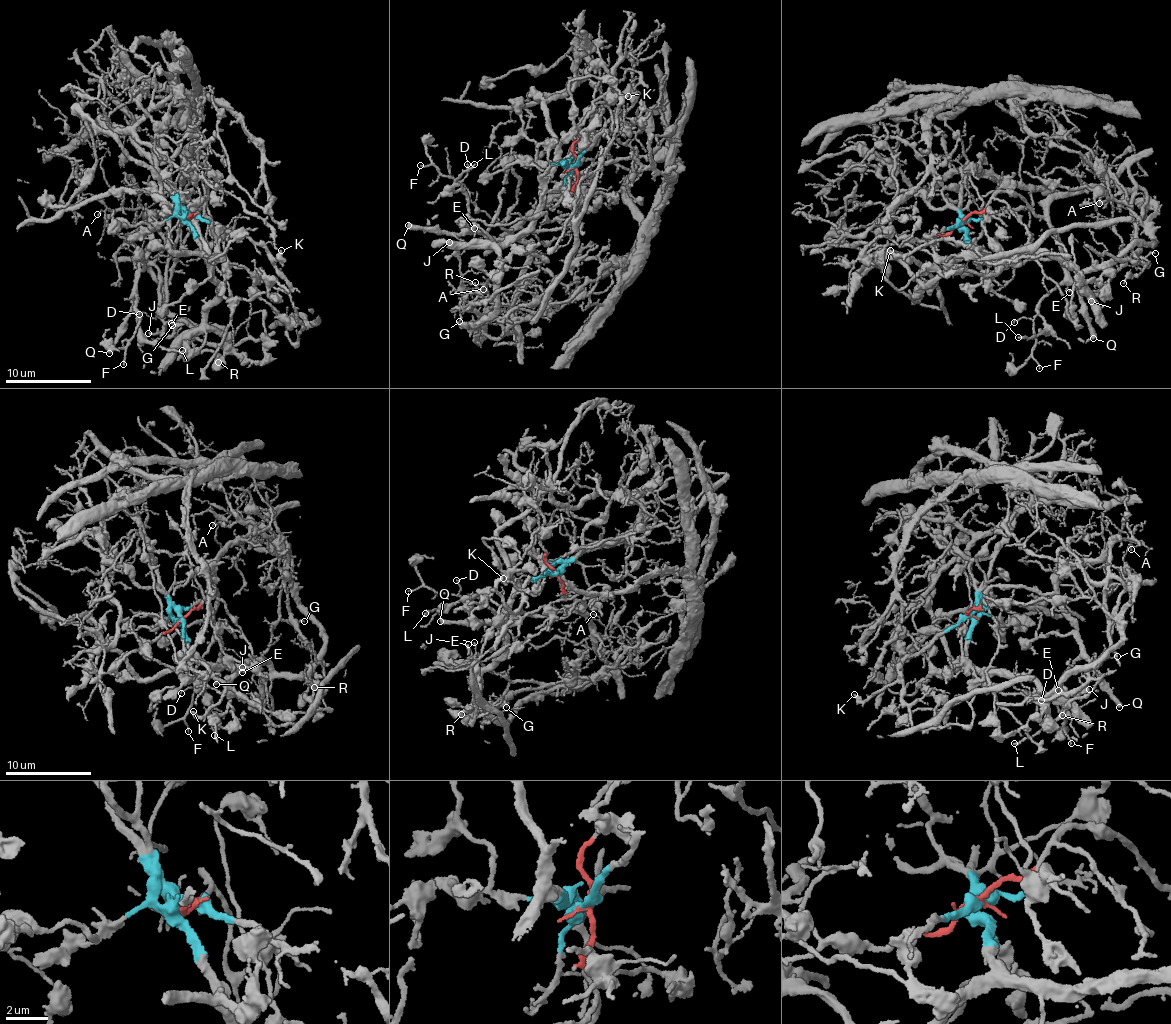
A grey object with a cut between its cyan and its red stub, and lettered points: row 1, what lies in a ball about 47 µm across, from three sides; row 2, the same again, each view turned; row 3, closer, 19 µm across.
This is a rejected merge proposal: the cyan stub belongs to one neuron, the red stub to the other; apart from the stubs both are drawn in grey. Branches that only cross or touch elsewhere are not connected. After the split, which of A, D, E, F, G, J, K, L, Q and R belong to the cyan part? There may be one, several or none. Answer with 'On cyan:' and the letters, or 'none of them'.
On cyan: E, G, J, K, R

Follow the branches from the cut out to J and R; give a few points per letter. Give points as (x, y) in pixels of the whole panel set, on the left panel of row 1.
J: (192, 214), (189, 217), (193, 239), (222, 283), (215, 298), (205, 304), (201, 323), (177, 336), (148, 333)
R: (192, 214), (193, 239), (222, 283), (201, 323), (177, 336), (159, 312), (165, 332), (219, 361)

